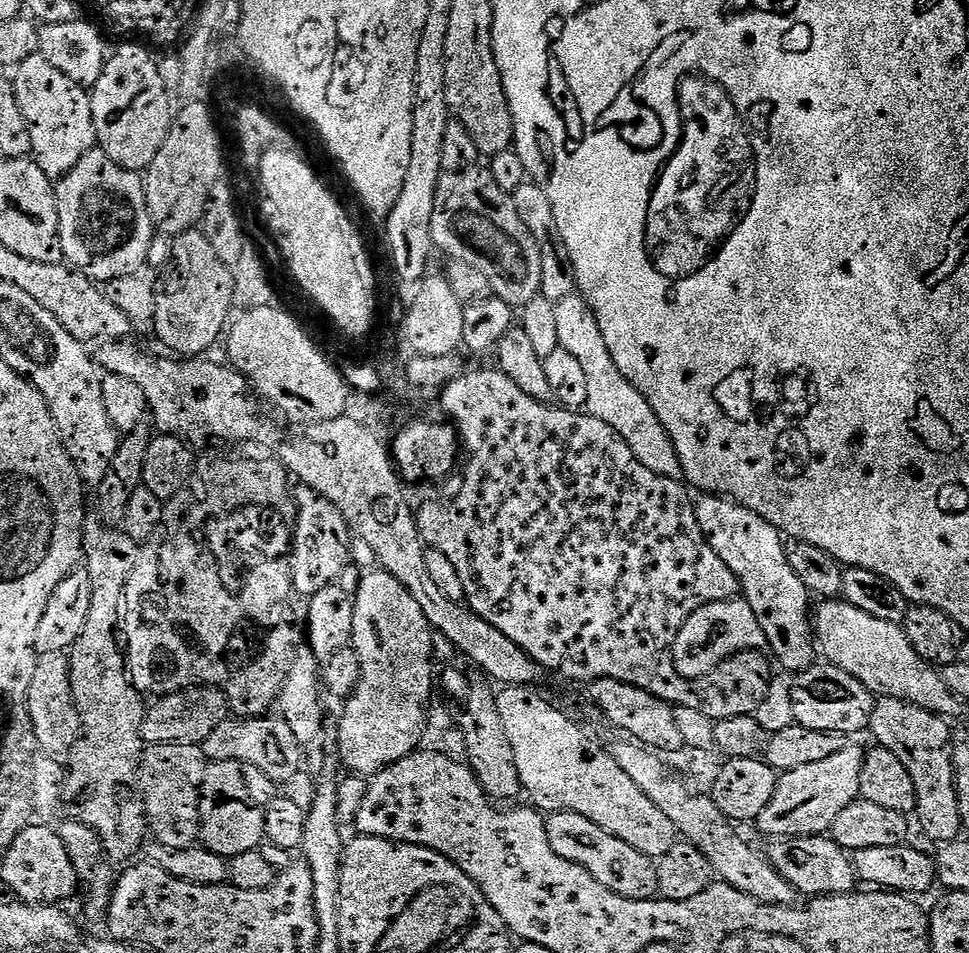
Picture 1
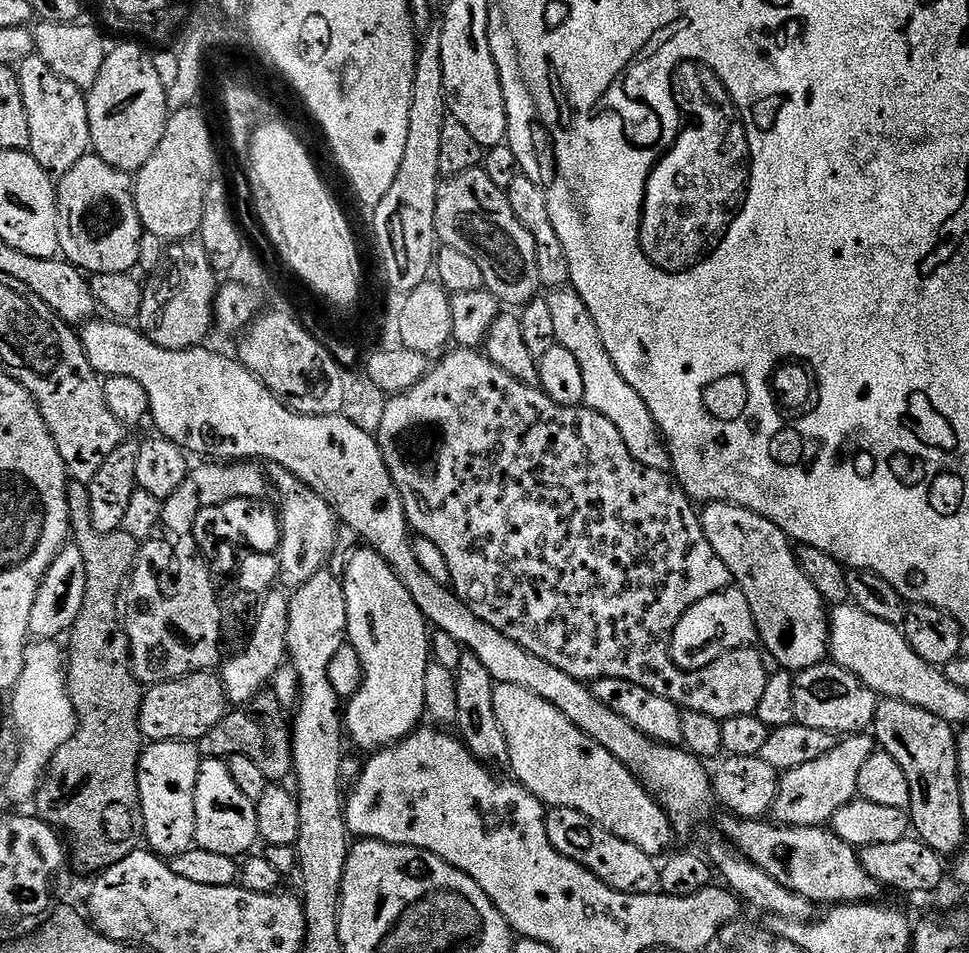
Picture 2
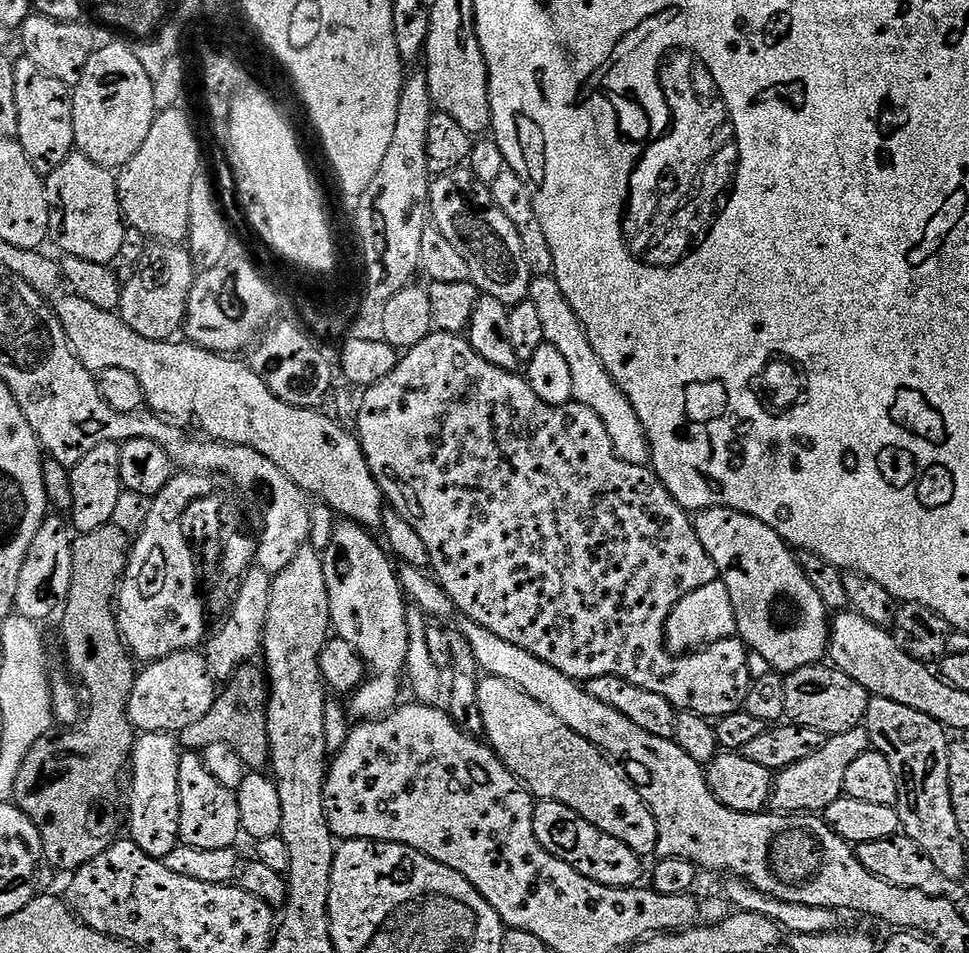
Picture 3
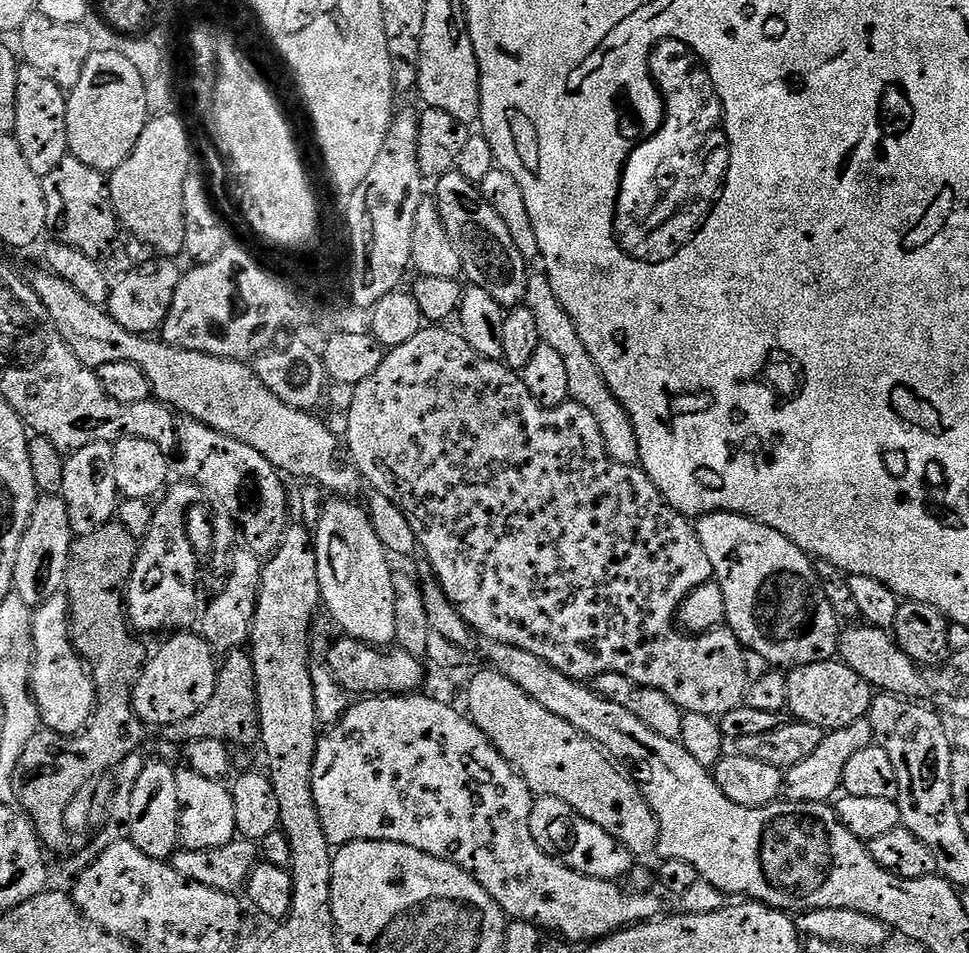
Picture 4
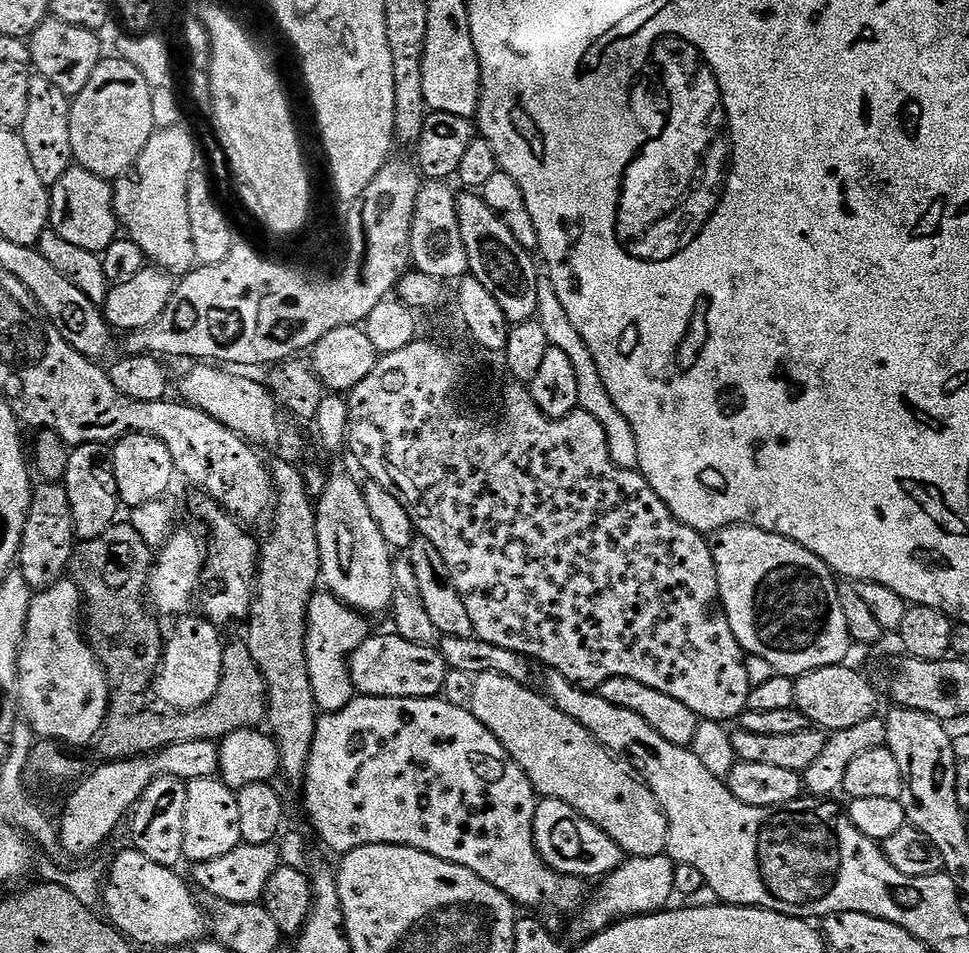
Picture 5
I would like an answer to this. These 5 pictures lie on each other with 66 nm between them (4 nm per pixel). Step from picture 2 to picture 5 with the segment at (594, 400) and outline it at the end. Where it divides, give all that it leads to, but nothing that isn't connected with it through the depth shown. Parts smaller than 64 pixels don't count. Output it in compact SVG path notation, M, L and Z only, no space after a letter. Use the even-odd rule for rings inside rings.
M547 274L541 275L537 279L536 285L538 286L538 310L536 311L536 316L542 326L542 330L546 330L546 338L549 345L562 350L562 354L566 354L566 358L570 358L570 362L574 366L574 374L578 378L579 407L583 411L589 412L594 418L598 418L598 422L606 430L608 449L614 463L620 468L639 469L638 450L630 439L627 427L622 426L622 417L614 406L614 402L610 402L610 394L606 394L606 386L602 382L602 374L598 374L598 366L594 362L586 342L582 342L582 334L578 334L578 330L574 330L574 322L570 322L565 308L562 307L562 302L558 302L558 294L554 290L551 278Z

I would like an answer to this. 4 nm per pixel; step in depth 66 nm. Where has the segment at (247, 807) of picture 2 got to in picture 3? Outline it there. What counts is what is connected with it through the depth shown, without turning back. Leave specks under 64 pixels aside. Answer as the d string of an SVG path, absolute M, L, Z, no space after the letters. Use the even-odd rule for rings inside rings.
M188 750L180 757L180 838L183 843L188 844L192 848L201 848L202 850L222 850L223 848L231 848L237 842L236 839L241 839L242 829L240 826L240 802L237 793L233 789L222 786L218 780L208 769L207 763L203 759L200 760L195 751Z

